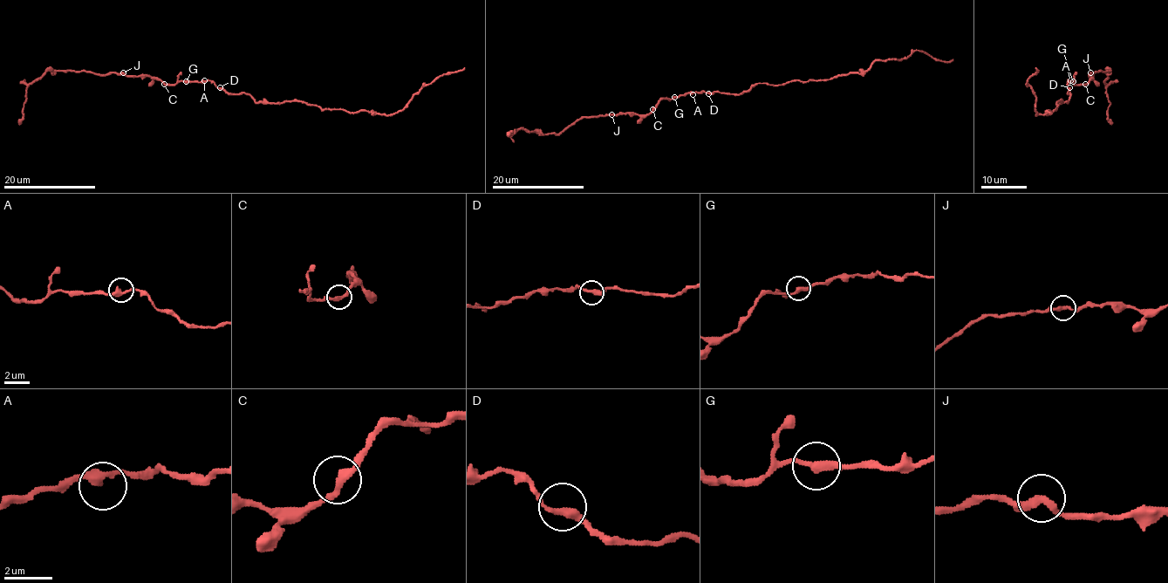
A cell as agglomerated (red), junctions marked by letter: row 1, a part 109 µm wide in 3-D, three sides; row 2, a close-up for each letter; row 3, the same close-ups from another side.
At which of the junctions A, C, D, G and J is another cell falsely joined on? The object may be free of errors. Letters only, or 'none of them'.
J

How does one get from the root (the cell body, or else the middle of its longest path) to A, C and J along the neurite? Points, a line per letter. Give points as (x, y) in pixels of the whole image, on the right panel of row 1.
A: (1068, 93), (1068, 80), (1070, 80)
C: (1068, 93), (1068, 80), (1075, 80), (1077, 85), (1085, 84)
J: (1068, 93), (1068, 80), (1084, 85), (1091, 78), (1090, 72)

